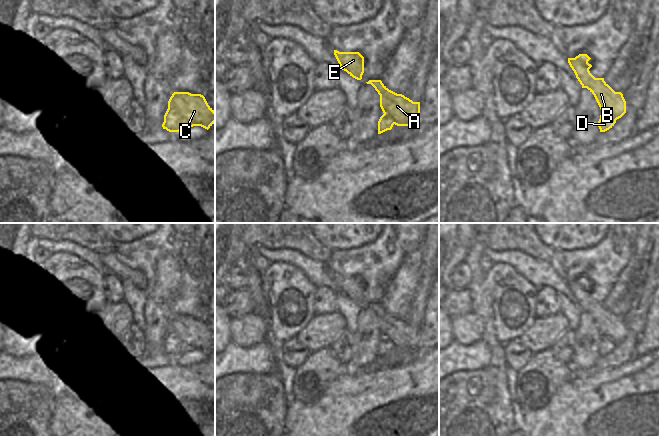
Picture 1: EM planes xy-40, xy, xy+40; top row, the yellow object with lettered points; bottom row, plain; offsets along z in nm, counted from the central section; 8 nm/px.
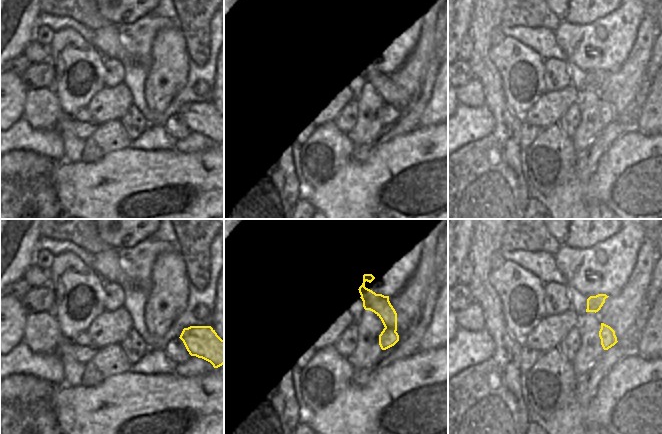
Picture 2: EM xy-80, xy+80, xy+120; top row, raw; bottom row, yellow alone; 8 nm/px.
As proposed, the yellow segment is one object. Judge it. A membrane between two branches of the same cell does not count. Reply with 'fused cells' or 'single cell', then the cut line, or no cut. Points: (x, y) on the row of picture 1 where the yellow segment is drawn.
fused cells | xy+40 (602, 111), (610, 113), (616, 119)

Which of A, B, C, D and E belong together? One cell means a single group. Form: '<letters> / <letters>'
A B C E / D

